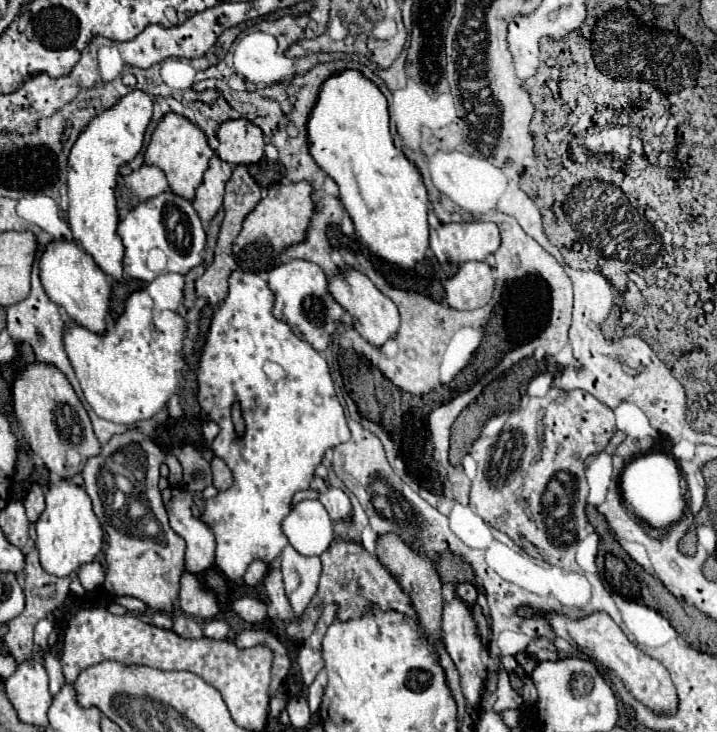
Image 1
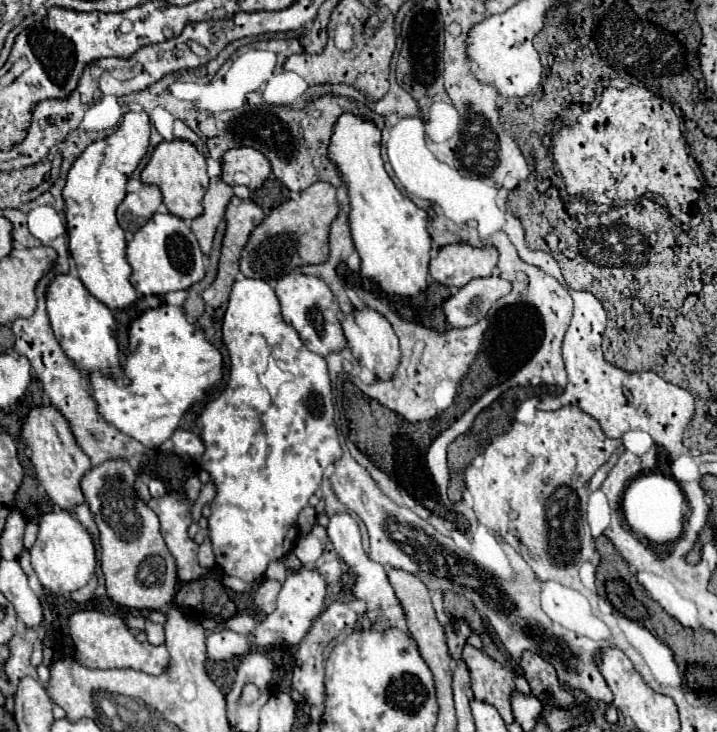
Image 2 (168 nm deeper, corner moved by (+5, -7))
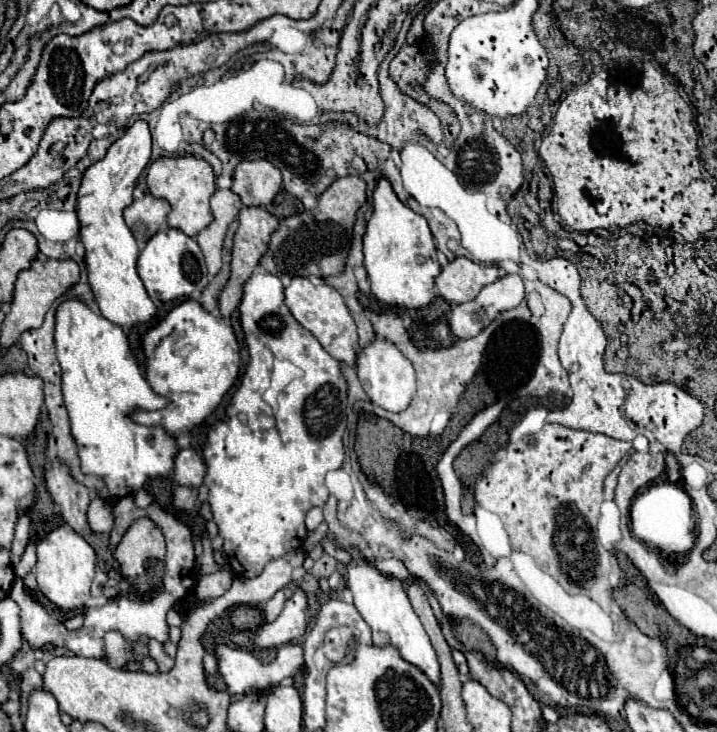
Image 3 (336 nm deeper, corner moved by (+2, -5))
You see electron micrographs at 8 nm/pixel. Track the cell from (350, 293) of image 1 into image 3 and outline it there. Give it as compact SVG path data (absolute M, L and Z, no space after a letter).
M375 337L369 345L359 347L357 351L357 375L369 399L389 411L403 411L407 409L409 401L415 395L415 371L411 361L391 343L389 339Z

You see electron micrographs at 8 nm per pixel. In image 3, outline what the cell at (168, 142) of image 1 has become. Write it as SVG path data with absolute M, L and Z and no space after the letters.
M193 155L159 157L149 167L147 187L151 195L163 197L169 201L171 213L167 217L167 223L171 227L177 227L183 233L195 237L203 227L211 223L213 215L209 209L209 197L215 193L215 175L213 175L211 165L205 159L199 159Z

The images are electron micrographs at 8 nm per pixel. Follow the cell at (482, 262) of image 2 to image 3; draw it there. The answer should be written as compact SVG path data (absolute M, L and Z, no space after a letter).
M455 257L441 269L439 277L435 279L435 285L443 299L453 303L465 303L475 299L481 287L497 279L499 279L497 265L493 263L481 265L467 257Z

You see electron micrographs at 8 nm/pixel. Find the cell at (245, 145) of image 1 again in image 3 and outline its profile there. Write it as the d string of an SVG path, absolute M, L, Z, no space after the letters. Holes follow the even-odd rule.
M267 159L241 161L233 173L231 191L241 197L245 205L267 205L281 189L281 171ZM245 187L251 187L247 191Z

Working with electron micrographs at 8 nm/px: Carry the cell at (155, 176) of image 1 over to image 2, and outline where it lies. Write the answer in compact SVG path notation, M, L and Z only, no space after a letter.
M142 185L138 193L128 193L118 207L118 223L126 233L136 233L162 205L162 193L156 185Z

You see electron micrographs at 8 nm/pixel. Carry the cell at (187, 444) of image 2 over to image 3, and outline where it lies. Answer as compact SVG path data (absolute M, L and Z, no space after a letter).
M179 449L179 455L175 455L175 471L173 477L179 485L199 487L203 483L205 475L205 461L203 457L193 449Z

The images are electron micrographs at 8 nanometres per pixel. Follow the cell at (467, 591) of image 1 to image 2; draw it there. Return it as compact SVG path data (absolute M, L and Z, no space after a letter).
M458 619L458 621L450 621L446 625L446 639L448 639L448 649L454 661L460 659L462 647L466 645L466 637L472 633L472 629L466 625L466 621Z

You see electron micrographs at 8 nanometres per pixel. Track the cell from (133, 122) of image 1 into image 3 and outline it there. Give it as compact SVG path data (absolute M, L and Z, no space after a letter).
M137 119L129 125L105 153L105 157L85 169L79 195L77 195L77 217L79 217L79 241L85 247L85 265L89 285L93 289L99 311L105 319L115 325L131 327L147 323L157 307L149 299L141 277L137 275L135 261L139 247L123 221L123 209L133 201L133 189L137 177L151 159L151 131L147 121Z

